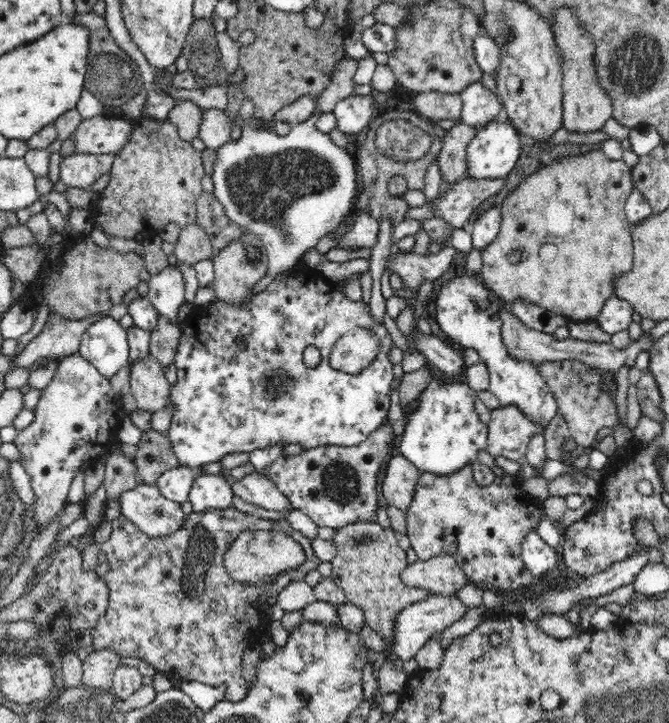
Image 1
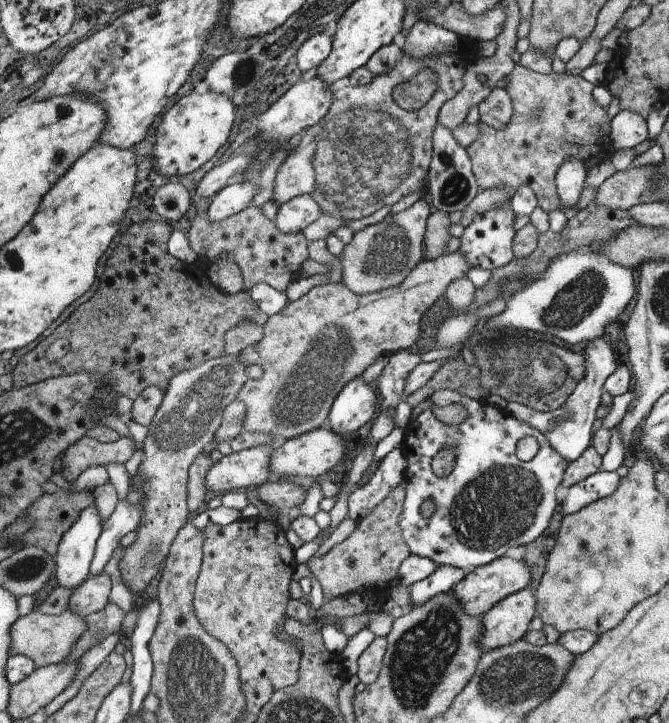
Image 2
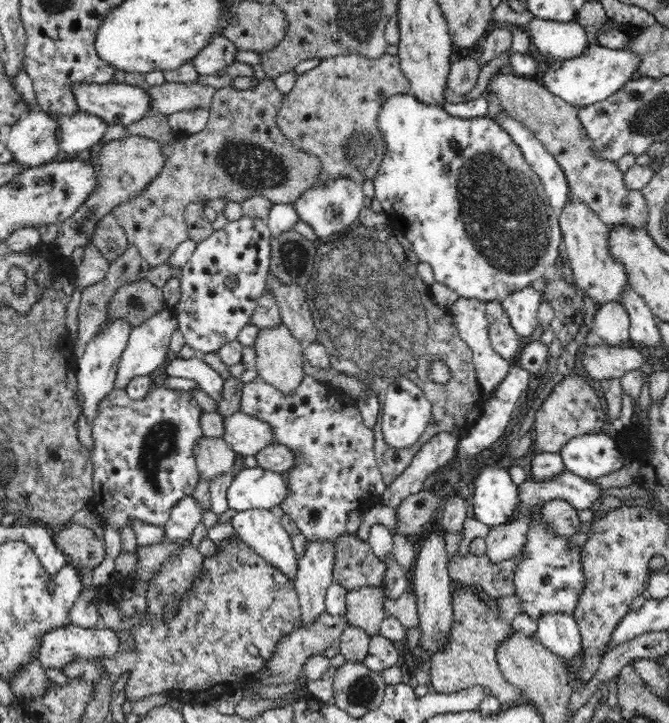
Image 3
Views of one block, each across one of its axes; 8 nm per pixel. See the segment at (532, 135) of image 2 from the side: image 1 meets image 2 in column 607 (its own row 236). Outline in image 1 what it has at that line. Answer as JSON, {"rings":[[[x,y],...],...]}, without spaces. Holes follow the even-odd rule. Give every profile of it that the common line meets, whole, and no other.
{"rings":[[[138,92],[130,102],[124,104],[124,114],[134,122],[132,124],[132,138],[130,142],[116,154],[114,166],[110,170],[110,184],[102,190],[100,196],[100,210],[92,224],[100,230],[108,230],[120,238],[136,238],[140,232],[160,230],[166,222],[178,222],[182,228],[194,224],[196,218],[196,204],[202,196],[202,162],[200,152],[182,140],[178,128],[168,122],[148,120],[142,116],[142,104],[146,102],[146,94]],[[142,124],[142,134],[140,134]]]}

